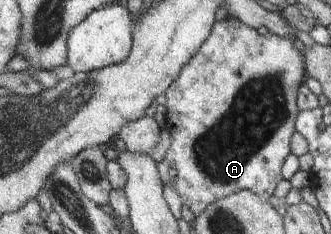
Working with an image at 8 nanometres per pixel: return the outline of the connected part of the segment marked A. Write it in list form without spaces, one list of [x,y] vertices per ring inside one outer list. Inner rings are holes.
[[[229,16],[224,21],[214,22],[208,38],[199,46],[198,51],[192,55],[192,59],[180,69],[178,77],[174,79],[174,82],[164,93],[164,97],[166,98],[166,103],[164,103],[166,107],[165,120],[167,130],[170,133],[170,147],[166,149],[162,161],[155,163],[156,171],[162,185],[171,187],[178,195],[180,203],[186,206],[194,217],[198,213],[202,213],[202,209],[206,205],[213,203],[216,199],[221,199],[222,197],[236,193],[236,191],[250,191],[257,197],[260,197],[262,201],[268,202],[276,184],[281,181],[280,165],[282,165],[282,161],[284,161],[286,155],[290,153],[289,140],[295,132],[294,119],[296,119],[297,115],[295,100],[298,87],[303,84],[302,77],[304,75],[302,57],[300,57],[298,44],[295,42],[284,37],[278,37],[278,35],[273,35],[269,32],[266,35],[258,35],[254,29],[243,25],[240,21],[232,19]],[[170,167],[176,173],[174,178],[170,178],[167,173]]]

